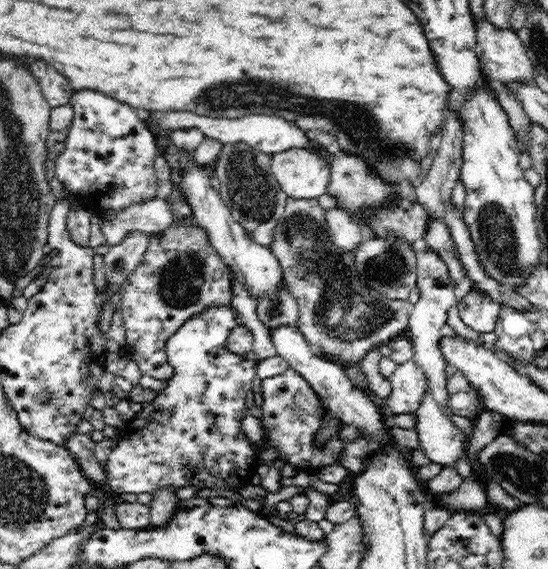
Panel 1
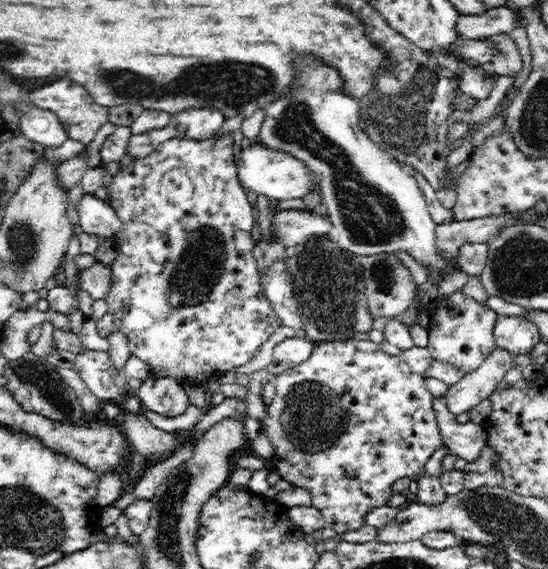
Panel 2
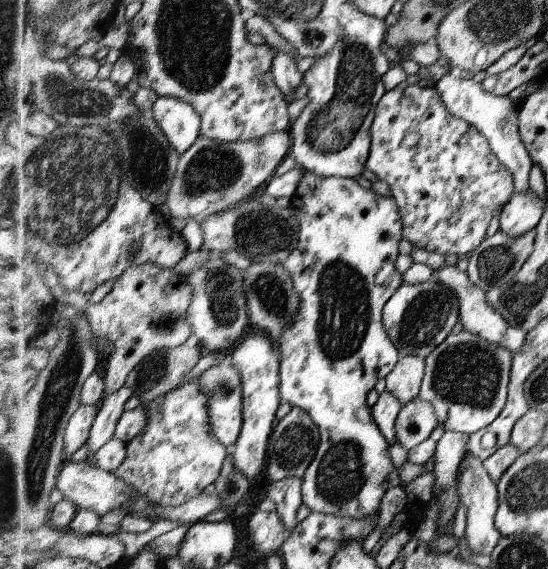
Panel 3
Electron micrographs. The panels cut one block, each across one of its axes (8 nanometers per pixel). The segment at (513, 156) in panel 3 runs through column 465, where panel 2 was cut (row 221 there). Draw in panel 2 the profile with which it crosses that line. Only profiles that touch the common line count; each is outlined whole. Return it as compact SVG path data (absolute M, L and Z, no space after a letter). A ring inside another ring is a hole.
M84 195L78 202L79 226L82 232L103 239L111 238L120 230L121 222L116 211L93 195Z

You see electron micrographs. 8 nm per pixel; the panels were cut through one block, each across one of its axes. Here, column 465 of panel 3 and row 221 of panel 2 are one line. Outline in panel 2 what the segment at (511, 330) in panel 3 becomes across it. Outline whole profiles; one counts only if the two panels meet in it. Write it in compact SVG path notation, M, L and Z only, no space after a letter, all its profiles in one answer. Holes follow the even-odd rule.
M282 209L274 217L272 230L287 249L308 242L312 236L333 235L333 224L328 216L308 214L298 209Z

